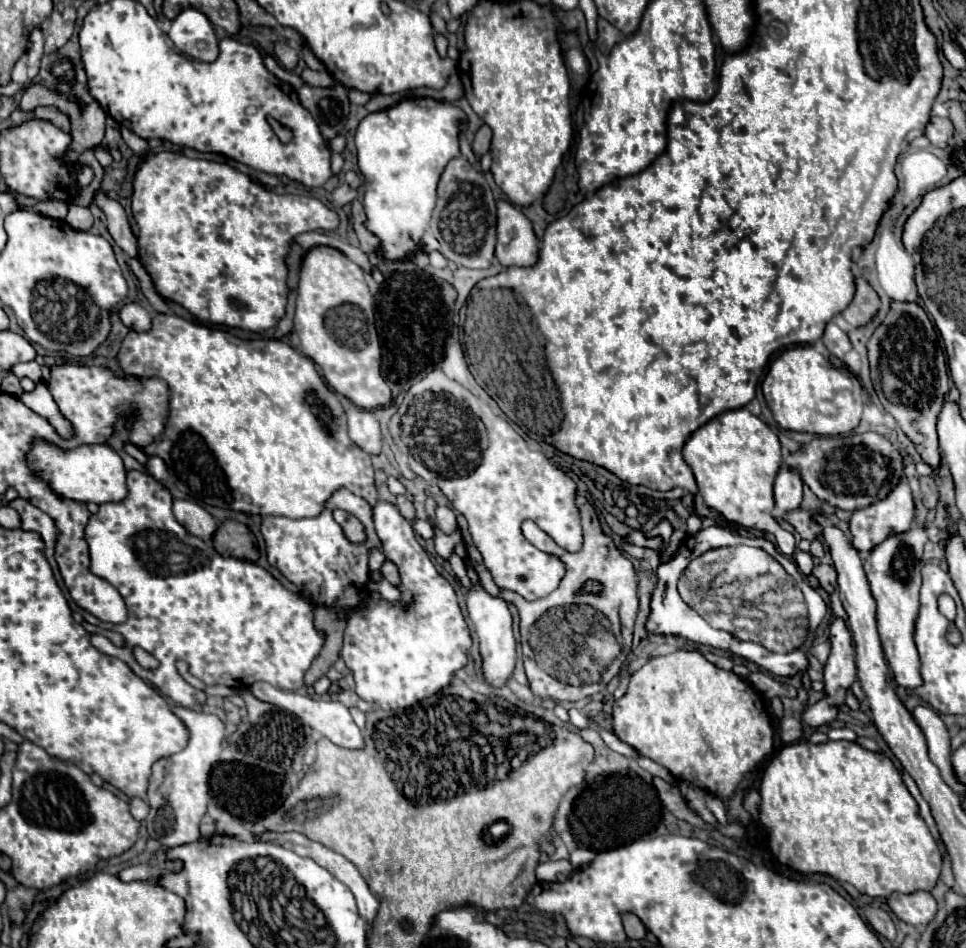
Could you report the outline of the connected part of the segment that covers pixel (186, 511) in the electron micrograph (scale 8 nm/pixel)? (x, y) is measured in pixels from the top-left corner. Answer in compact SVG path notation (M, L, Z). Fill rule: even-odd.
M175 500L173 502L173 512L177 522L189 530L189 534L201 538L201 540L211 540L215 530L217 530L217 520L199 504L189 502L189 500Z

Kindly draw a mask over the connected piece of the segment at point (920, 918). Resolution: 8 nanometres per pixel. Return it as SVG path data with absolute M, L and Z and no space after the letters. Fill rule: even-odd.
M917 890L913 894L891 894L887 904L903 922L919 928L927 926L937 914L937 902L931 892L925 890Z

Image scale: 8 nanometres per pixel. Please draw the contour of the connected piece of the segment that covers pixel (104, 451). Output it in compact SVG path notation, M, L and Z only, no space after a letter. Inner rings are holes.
M39 438L31 442L31 448L27 452L27 466L29 470L39 476L43 482L49 484L49 488L75 502L121 502L127 496L125 486L125 466L121 456L107 444L85 444L73 450L61 450L55 448L55 444Z

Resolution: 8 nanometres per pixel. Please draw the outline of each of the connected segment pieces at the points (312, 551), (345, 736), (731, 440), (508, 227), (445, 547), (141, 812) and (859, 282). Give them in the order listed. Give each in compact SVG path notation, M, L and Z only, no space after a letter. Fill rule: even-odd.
M347 488L337 490L325 510L315 518L283 518L283 516L267 516L261 524L261 534L267 544L267 560L271 566L275 566L287 580L291 580L305 596L309 596L315 604L323 606L337 606L343 612L357 610L361 602L367 598L367 580L369 580L369 550L375 546L379 548L379 538L373 528L371 518L371 506L349 492ZM333 510L345 510L353 514L365 528L365 542L353 544L345 538L343 528L335 522ZM349 588L353 592L349 592Z
M255 682L253 686L249 686L249 692L261 700L261 702L269 702L273 706L279 706L279 708L285 708L293 714L297 714L307 726L311 726L315 732L319 732L321 736L329 738L333 744L337 746L343 746L343 748L361 748L363 746L363 736L361 736L361 730L357 728L357 724L353 722L349 710L341 704L341 702L333 702L333 700L313 700L305 694L297 694L297 692L285 692L285 690L279 690L279 688L273 688L271 684L267 682Z
M747 408L721 412L687 438L683 458L691 466L699 494L709 508L721 512L729 522L775 534L779 552L793 556L793 534L783 530L771 516L775 508L773 480L781 468L781 444L765 422Z
M497 202L495 256L504 268L533 266L539 258L533 226L511 202Z
M433 524L433 532L435 532L435 550L439 552L442 558L448 559L456 545L462 541L460 532L445 534L435 524Z
M133 798L131 802L131 816L135 818L135 820L145 820L145 816L149 814L149 806L147 806L147 802L143 802L141 798Z
M855 276L855 298L851 300L851 304L841 312L841 316L853 324L853 326L865 326L871 322L873 314L879 308L879 297L867 282L861 276Z

